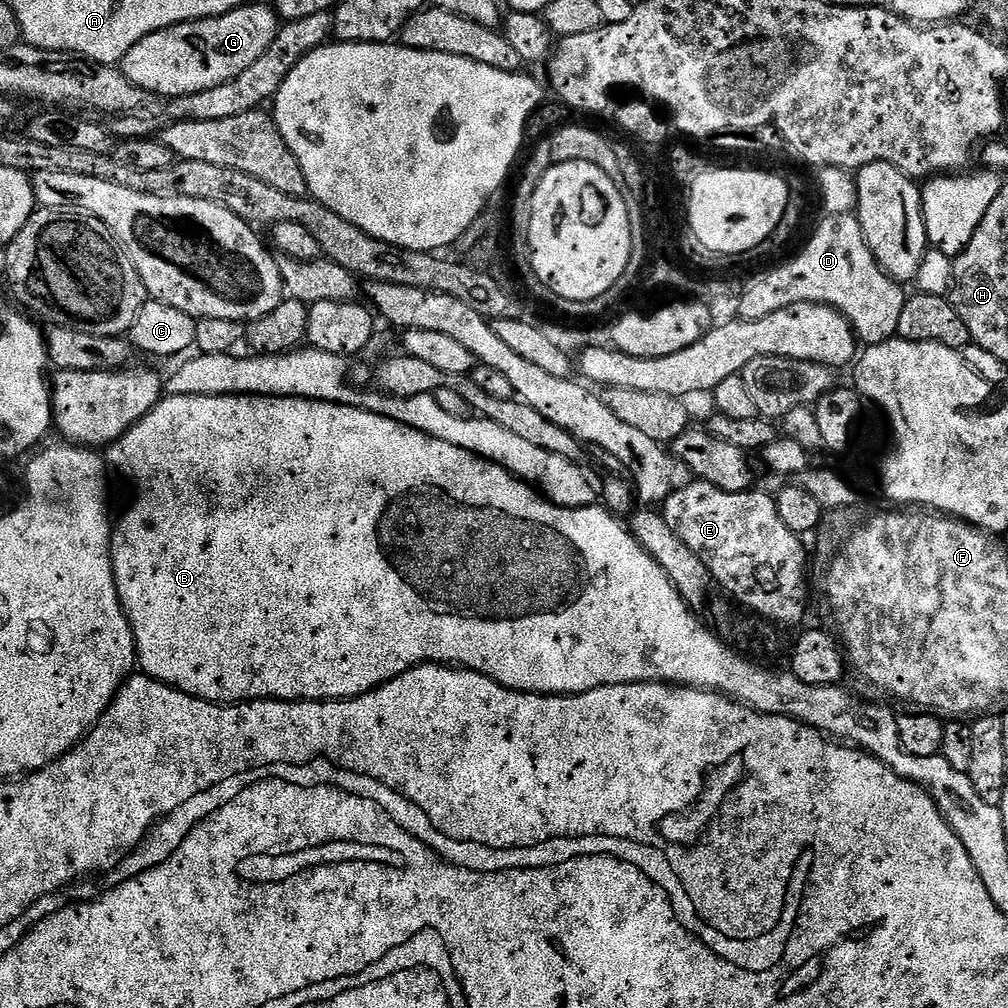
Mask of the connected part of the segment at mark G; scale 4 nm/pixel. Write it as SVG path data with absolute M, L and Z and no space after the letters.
M249 2L221 16L182 22L142 38L126 54L122 70L134 86L156 98L198 94L198 90L222 86L222 82L230 82L230 78L238 78L242 70L254 66L281 27L282 21L271 3Z

